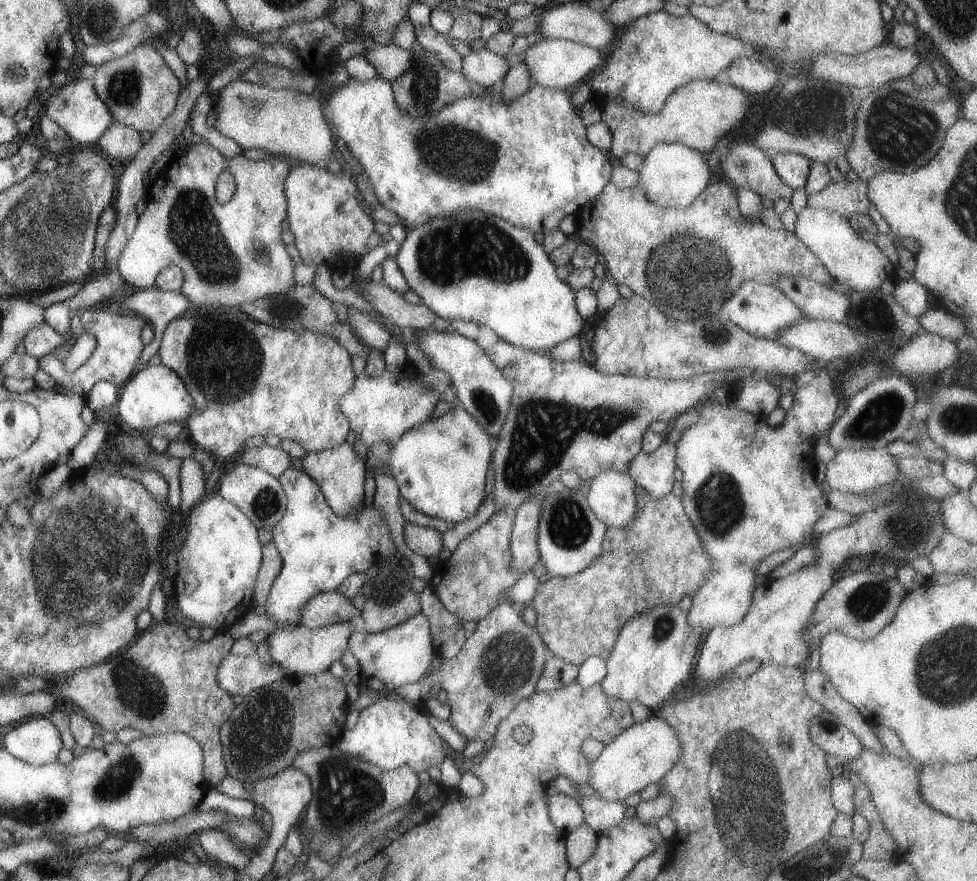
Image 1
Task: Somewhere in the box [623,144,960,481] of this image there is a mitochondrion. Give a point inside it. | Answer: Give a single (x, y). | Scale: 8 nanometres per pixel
(685, 272)

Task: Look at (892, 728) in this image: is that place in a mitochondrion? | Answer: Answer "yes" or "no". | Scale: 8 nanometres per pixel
no

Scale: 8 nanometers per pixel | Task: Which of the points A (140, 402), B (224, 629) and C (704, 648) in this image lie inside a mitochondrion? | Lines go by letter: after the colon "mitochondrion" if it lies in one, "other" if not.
A: other
B: other
C: other

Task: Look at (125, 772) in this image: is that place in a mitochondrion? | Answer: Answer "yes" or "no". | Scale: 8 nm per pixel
yes

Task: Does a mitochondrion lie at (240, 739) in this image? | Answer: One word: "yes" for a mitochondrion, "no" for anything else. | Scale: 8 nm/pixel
yes

